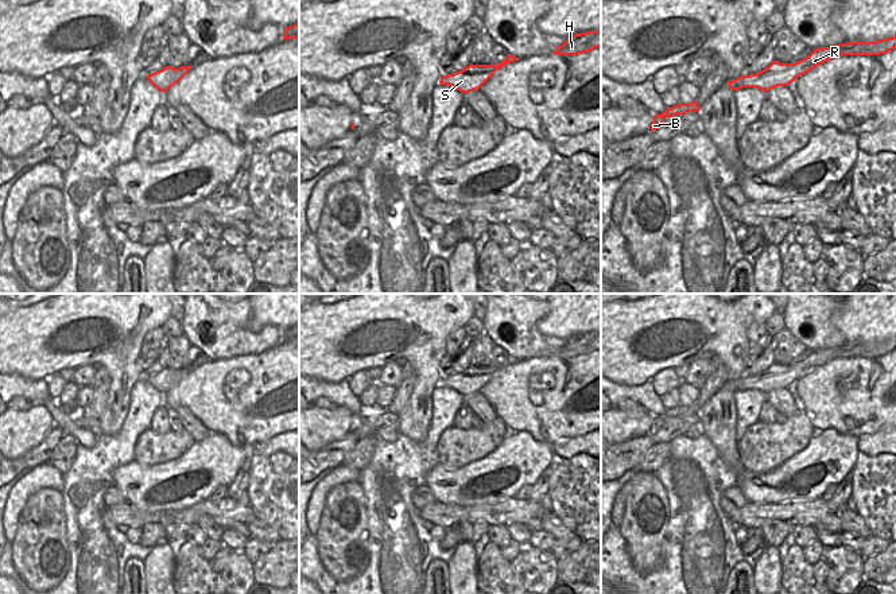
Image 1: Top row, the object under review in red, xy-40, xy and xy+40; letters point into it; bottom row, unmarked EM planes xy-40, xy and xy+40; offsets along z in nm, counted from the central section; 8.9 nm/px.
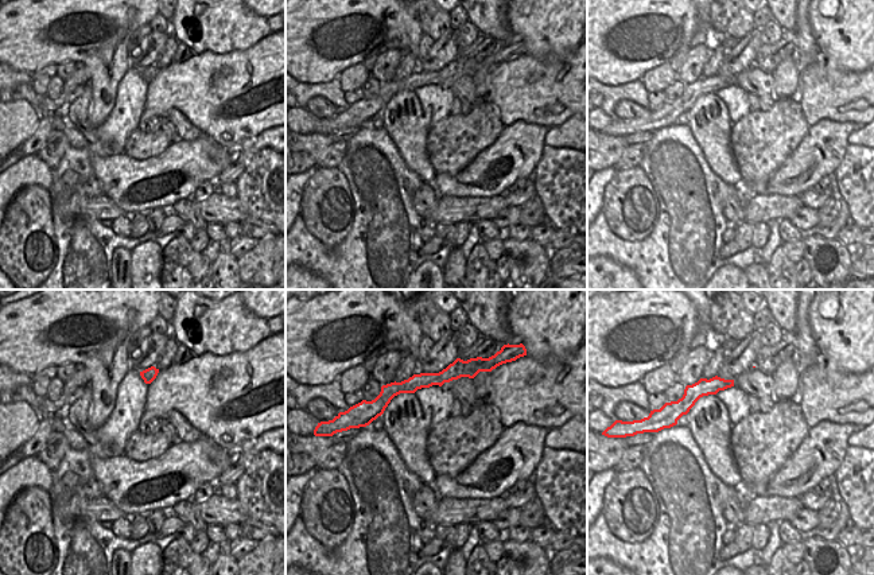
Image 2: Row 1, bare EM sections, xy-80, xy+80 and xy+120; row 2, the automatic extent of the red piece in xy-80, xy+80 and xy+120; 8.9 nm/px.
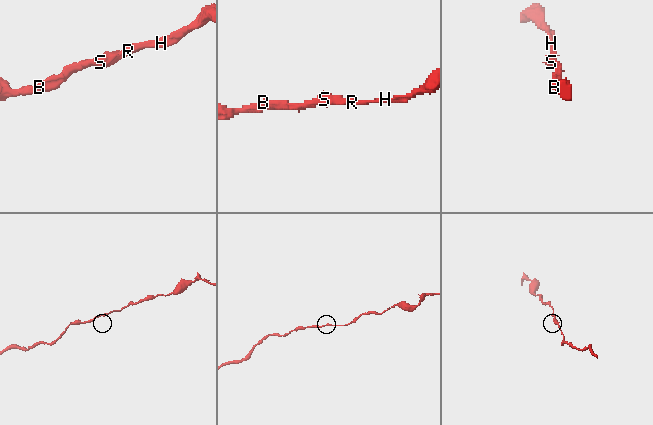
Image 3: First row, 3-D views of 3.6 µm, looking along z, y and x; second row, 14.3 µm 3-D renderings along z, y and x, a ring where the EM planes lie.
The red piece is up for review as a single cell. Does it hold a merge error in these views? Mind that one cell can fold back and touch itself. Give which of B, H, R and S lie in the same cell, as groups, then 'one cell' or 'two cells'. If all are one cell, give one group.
groups B H R S; one cell

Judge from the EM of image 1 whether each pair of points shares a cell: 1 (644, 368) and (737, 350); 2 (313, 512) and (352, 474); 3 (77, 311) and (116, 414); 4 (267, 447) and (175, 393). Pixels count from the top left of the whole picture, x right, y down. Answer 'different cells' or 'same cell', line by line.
1: same cell
2: same cell
3: same cell
4: different cells

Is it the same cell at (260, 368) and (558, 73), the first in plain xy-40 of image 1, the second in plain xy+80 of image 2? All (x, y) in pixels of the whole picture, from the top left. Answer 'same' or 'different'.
same

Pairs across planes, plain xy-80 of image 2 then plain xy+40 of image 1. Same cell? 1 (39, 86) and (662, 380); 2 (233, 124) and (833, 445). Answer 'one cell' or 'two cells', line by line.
1: one cell
2: two cells

